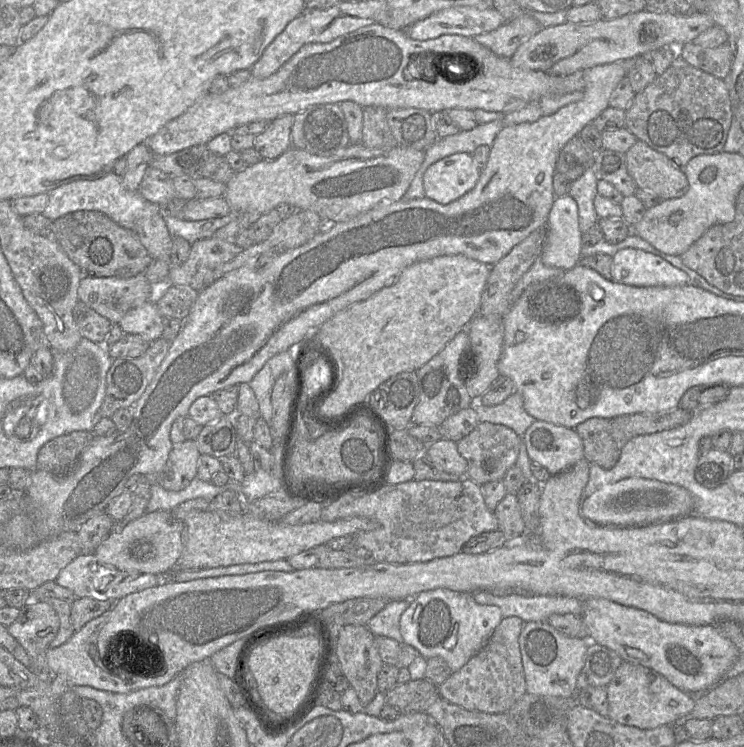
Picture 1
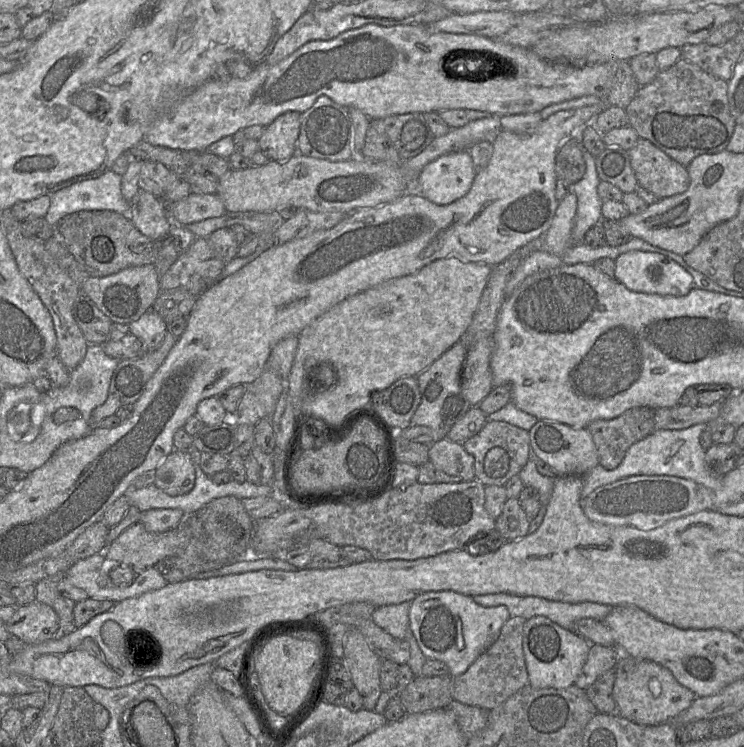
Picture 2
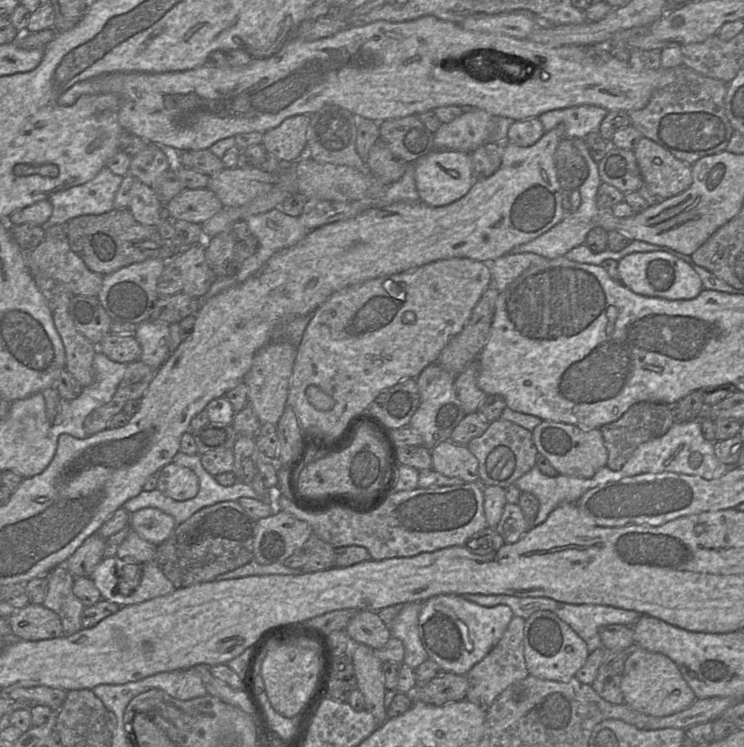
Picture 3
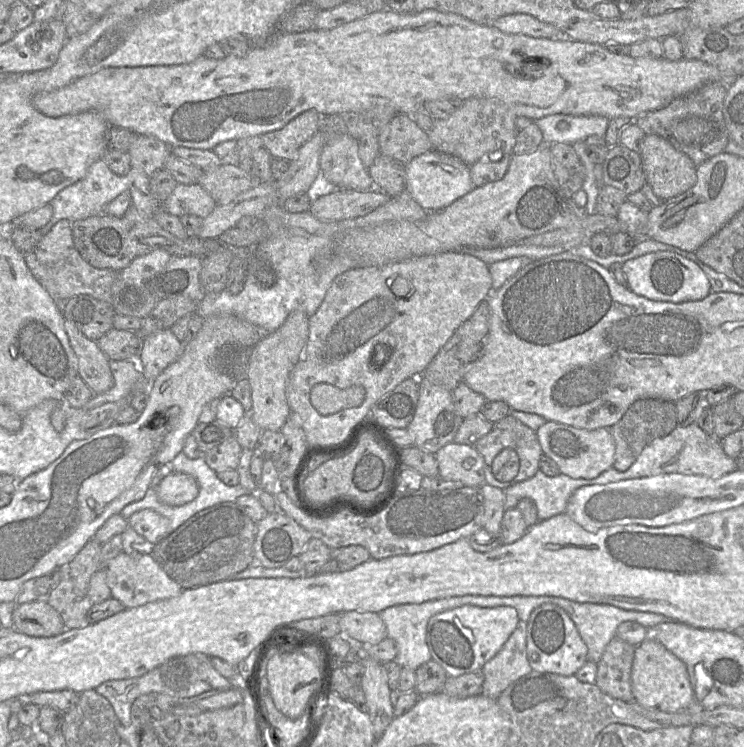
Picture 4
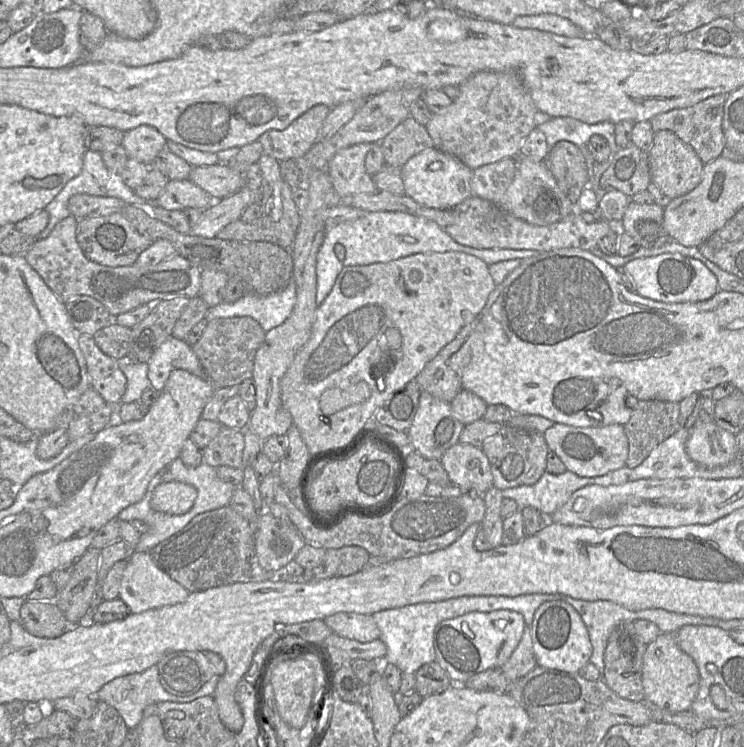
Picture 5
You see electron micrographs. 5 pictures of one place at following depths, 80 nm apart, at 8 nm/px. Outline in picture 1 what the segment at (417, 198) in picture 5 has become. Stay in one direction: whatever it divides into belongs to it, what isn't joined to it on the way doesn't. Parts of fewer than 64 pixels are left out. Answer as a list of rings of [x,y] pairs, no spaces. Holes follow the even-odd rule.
[[[458,152],[431,164],[423,175],[425,197],[449,204],[476,185],[480,171],[469,153]]]

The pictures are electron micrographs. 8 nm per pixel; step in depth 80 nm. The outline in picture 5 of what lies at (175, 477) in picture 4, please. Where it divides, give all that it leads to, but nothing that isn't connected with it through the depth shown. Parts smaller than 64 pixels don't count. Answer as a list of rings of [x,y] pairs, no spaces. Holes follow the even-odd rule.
[[[159,476],[154,483],[151,499],[153,510],[171,515],[187,513],[197,498],[197,489],[183,482],[161,482]]]

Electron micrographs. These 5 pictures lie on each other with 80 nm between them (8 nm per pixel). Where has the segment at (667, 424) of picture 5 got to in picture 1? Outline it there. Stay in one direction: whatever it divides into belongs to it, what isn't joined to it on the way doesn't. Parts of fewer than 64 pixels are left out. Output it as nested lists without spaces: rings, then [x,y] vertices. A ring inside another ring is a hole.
[[[590,418],[575,427],[583,443],[584,459],[604,469],[618,462],[625,444],[633,437],[617,429],[613,419]]]

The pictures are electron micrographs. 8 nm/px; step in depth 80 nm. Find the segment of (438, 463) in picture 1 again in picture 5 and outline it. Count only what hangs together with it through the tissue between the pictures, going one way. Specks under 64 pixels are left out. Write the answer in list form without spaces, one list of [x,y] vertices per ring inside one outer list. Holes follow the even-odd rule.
[[[456,443],[443,454],[440,461],[451,483],[461,487],[464,492],[475,491],[476,494],[483,496],[493,486],[491,466],[481,447]]]

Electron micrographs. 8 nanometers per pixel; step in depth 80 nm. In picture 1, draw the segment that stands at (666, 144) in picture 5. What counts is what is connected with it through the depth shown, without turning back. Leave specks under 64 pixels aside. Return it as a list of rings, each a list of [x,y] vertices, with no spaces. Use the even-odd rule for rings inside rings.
[[[638,140],[625,154],[628,174],[639,189],[651,192],[662,200],[680,198],[687,193],[689,182],[683,169],[645,142]]]

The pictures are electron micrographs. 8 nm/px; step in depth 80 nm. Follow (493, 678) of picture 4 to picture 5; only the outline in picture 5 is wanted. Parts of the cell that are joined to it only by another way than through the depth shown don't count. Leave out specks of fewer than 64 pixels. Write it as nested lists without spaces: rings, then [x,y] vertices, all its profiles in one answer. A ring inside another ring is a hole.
[[[526,625],[519,644],[500,669],[509,681],[515,681],[528,674],[536,666],[531,627]]]

